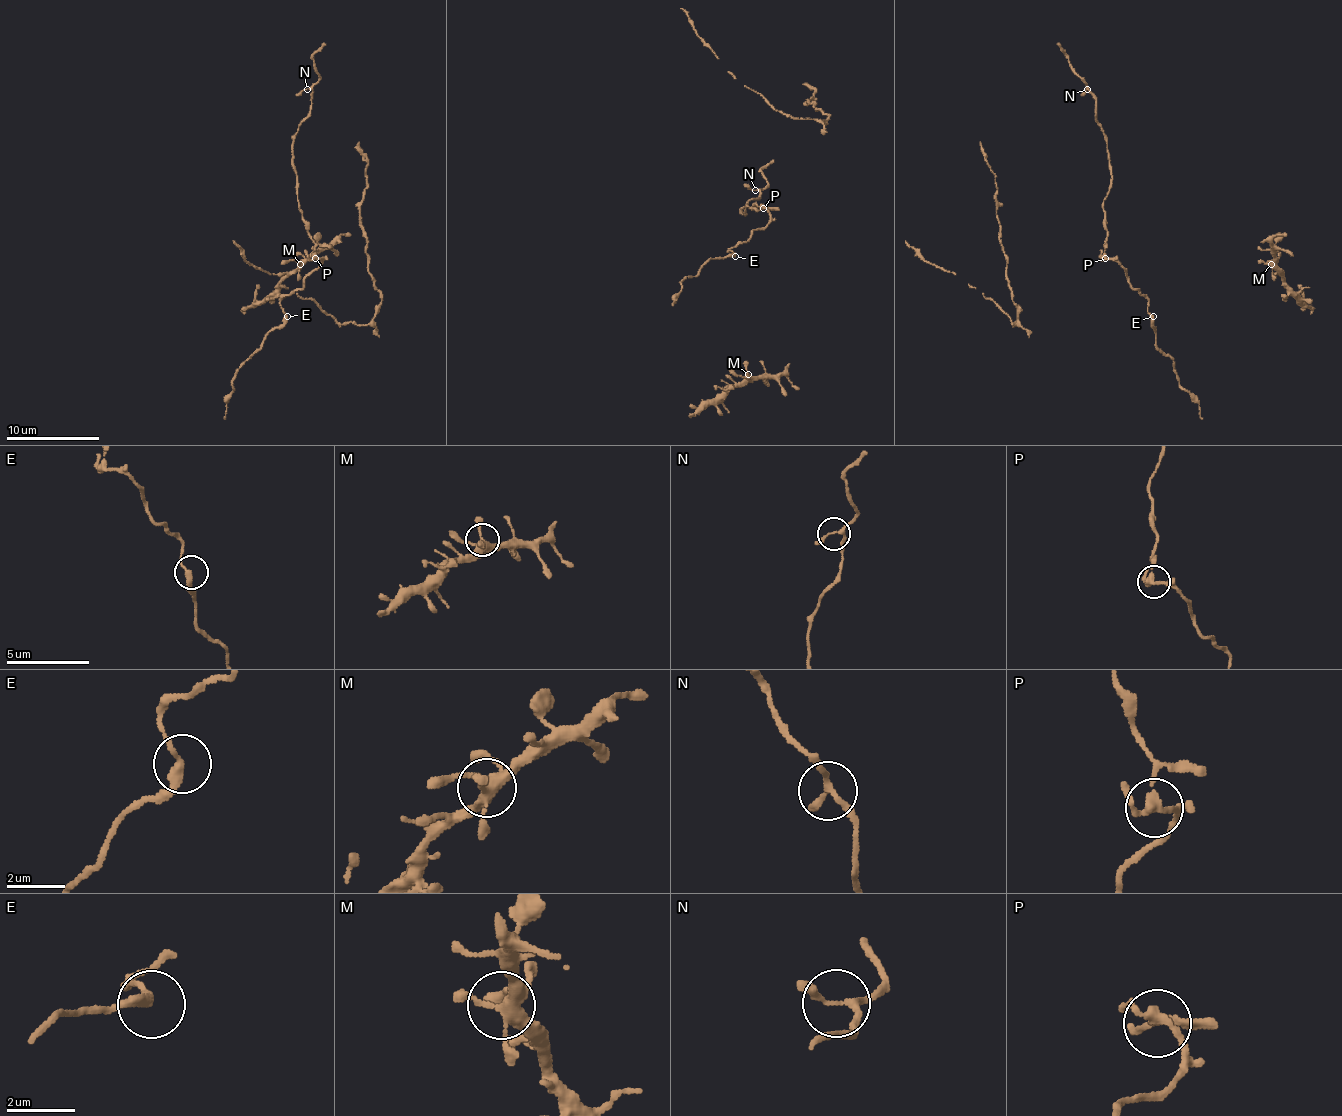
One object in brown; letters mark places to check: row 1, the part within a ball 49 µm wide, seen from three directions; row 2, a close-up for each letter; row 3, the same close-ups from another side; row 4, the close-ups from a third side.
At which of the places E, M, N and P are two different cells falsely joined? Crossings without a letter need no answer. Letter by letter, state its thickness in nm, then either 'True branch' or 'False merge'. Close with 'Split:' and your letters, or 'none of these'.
E: Thickness 280 nm. True branch
M: Thickness 360 nm. True branch
N: Thickness 150 nm. True branch
P: Thickness 240 nm. True branch
Split: none of these

